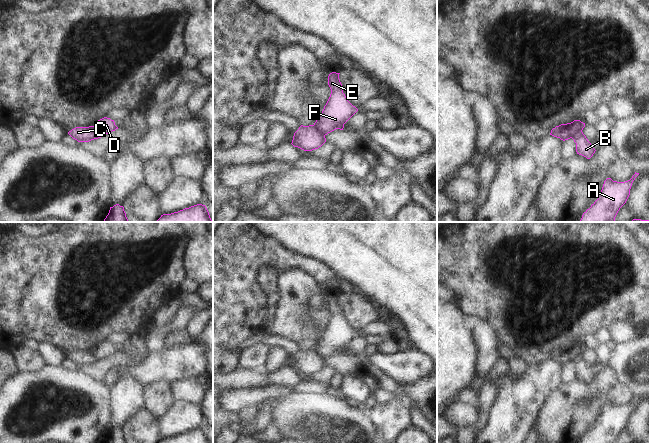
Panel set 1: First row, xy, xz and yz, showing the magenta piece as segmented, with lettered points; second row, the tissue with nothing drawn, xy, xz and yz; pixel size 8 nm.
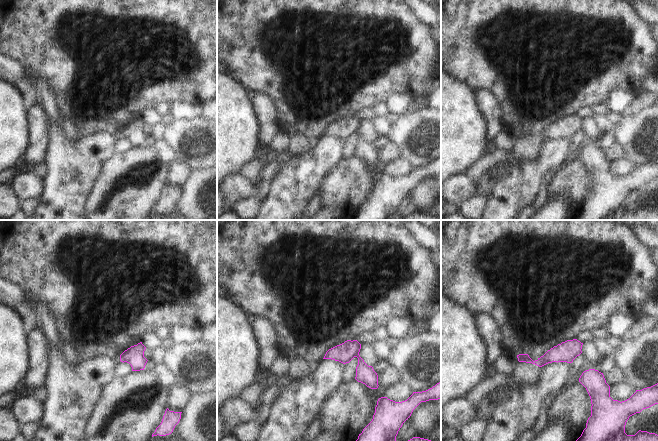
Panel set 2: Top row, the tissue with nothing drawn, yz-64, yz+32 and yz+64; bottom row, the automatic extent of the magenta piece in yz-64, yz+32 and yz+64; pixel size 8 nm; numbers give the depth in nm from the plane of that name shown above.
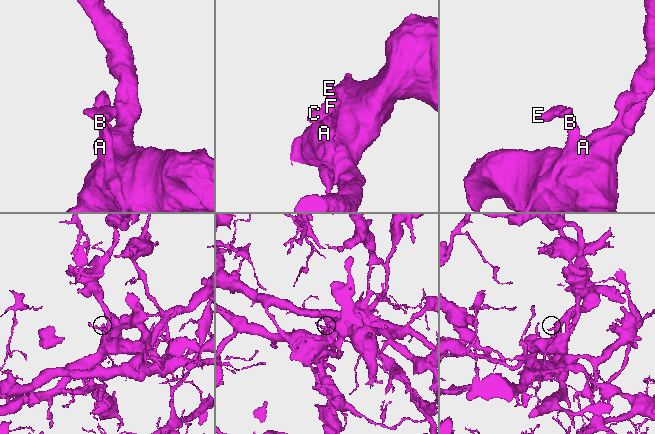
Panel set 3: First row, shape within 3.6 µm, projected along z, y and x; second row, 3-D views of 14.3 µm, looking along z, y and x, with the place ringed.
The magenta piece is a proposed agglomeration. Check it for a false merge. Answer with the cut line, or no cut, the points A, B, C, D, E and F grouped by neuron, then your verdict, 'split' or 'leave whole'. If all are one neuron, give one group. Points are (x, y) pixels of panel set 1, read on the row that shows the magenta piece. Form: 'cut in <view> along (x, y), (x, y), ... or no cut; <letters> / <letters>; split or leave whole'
cut in yz along (581, 122), (571, 137); A B C / D E F; split

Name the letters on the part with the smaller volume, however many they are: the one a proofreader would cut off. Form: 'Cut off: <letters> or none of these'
Cut off: D, E, F

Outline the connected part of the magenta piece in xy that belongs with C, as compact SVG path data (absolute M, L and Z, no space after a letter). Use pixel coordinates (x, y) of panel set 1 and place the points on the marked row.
M93 126L76 127L69 131L68 134L78 142L89 142L99 138L95 133Z

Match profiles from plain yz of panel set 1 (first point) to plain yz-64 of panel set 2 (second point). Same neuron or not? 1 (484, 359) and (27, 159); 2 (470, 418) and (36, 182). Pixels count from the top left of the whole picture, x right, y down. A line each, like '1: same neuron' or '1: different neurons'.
1: same neuron
2: same neuron

